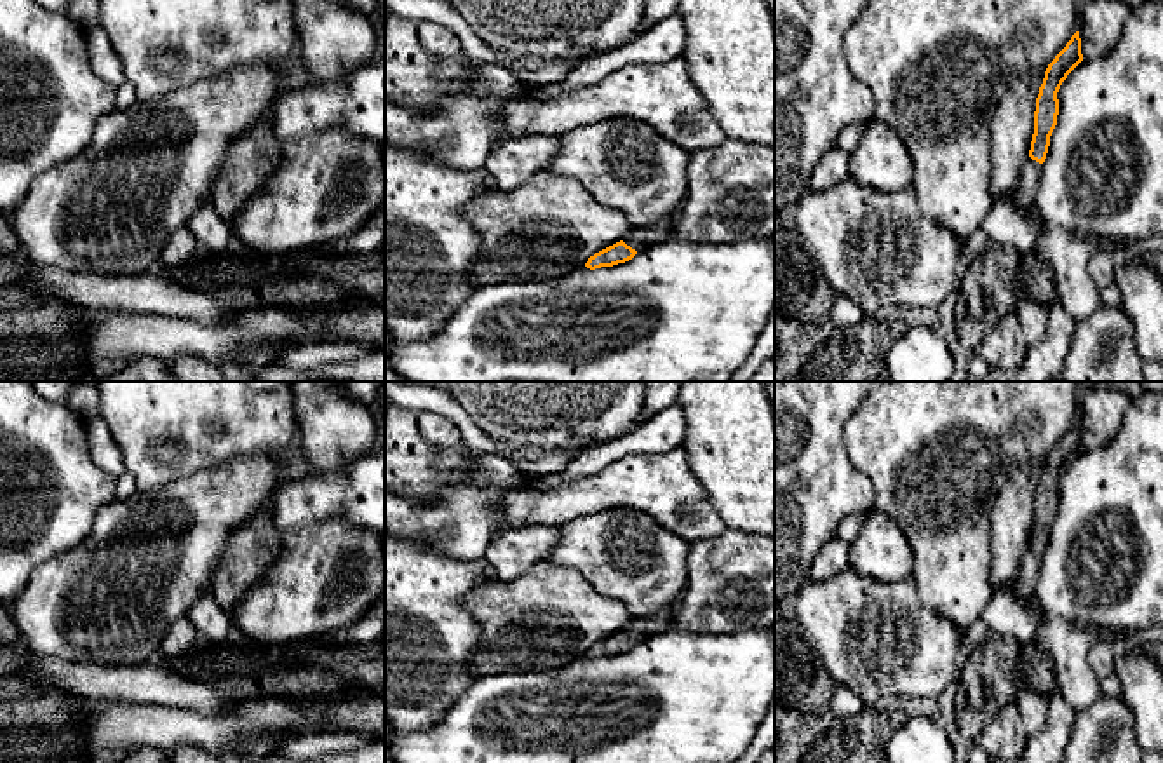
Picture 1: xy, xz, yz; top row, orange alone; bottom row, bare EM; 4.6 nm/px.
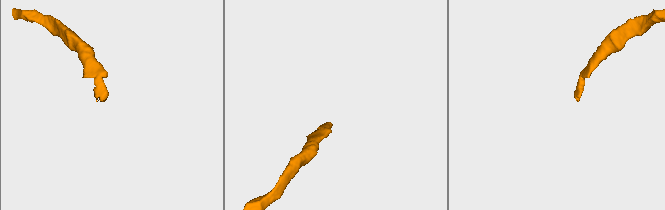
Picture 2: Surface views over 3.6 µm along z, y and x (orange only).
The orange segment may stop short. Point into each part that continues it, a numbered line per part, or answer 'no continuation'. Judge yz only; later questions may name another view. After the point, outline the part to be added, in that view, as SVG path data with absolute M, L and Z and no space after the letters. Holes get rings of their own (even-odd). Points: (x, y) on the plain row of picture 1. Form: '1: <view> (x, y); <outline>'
1: yz (1022, 589); M1029 547L1022 557L1020 571L1010 587L1013 598L1020 603L1029 603L1034 599L1039 561L1041 554Z

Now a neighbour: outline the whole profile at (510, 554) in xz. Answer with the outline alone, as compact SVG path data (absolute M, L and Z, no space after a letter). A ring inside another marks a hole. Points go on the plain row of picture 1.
M541 524L501 533L486 549L486 559L500 580L514 580L548 557L559 540L559 526Z

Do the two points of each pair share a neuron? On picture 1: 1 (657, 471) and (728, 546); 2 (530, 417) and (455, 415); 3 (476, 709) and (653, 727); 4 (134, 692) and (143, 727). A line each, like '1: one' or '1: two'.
1: two
2: two
3: one
4: two

